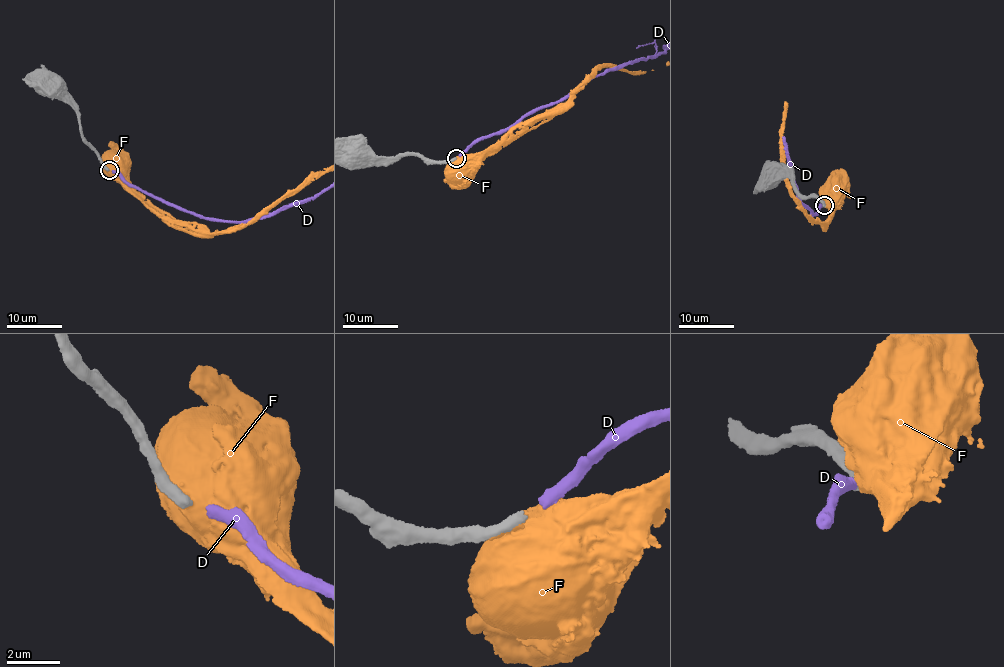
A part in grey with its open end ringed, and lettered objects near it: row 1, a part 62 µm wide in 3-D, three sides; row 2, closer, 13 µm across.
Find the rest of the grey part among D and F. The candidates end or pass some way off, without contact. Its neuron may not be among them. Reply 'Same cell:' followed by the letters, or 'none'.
Same cell: D

